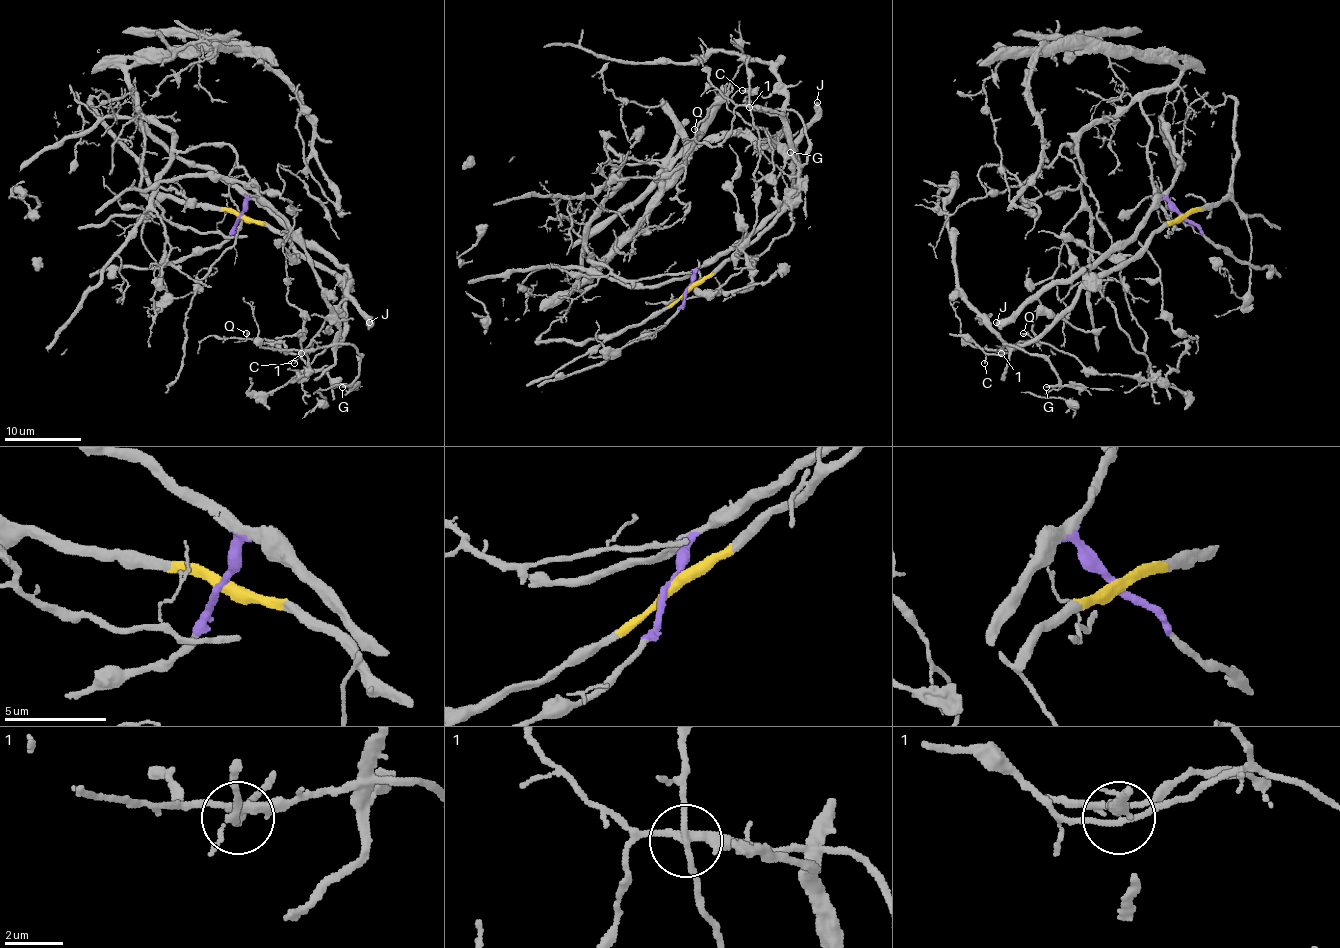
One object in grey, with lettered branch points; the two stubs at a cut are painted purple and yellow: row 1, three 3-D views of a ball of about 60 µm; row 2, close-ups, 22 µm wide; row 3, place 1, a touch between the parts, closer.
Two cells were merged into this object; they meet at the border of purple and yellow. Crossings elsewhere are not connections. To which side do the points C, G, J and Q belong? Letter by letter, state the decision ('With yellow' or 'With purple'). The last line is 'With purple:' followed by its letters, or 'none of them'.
C: With purple
G: With yellow
J: With purple
Q: With yellow
With purple: C, J

